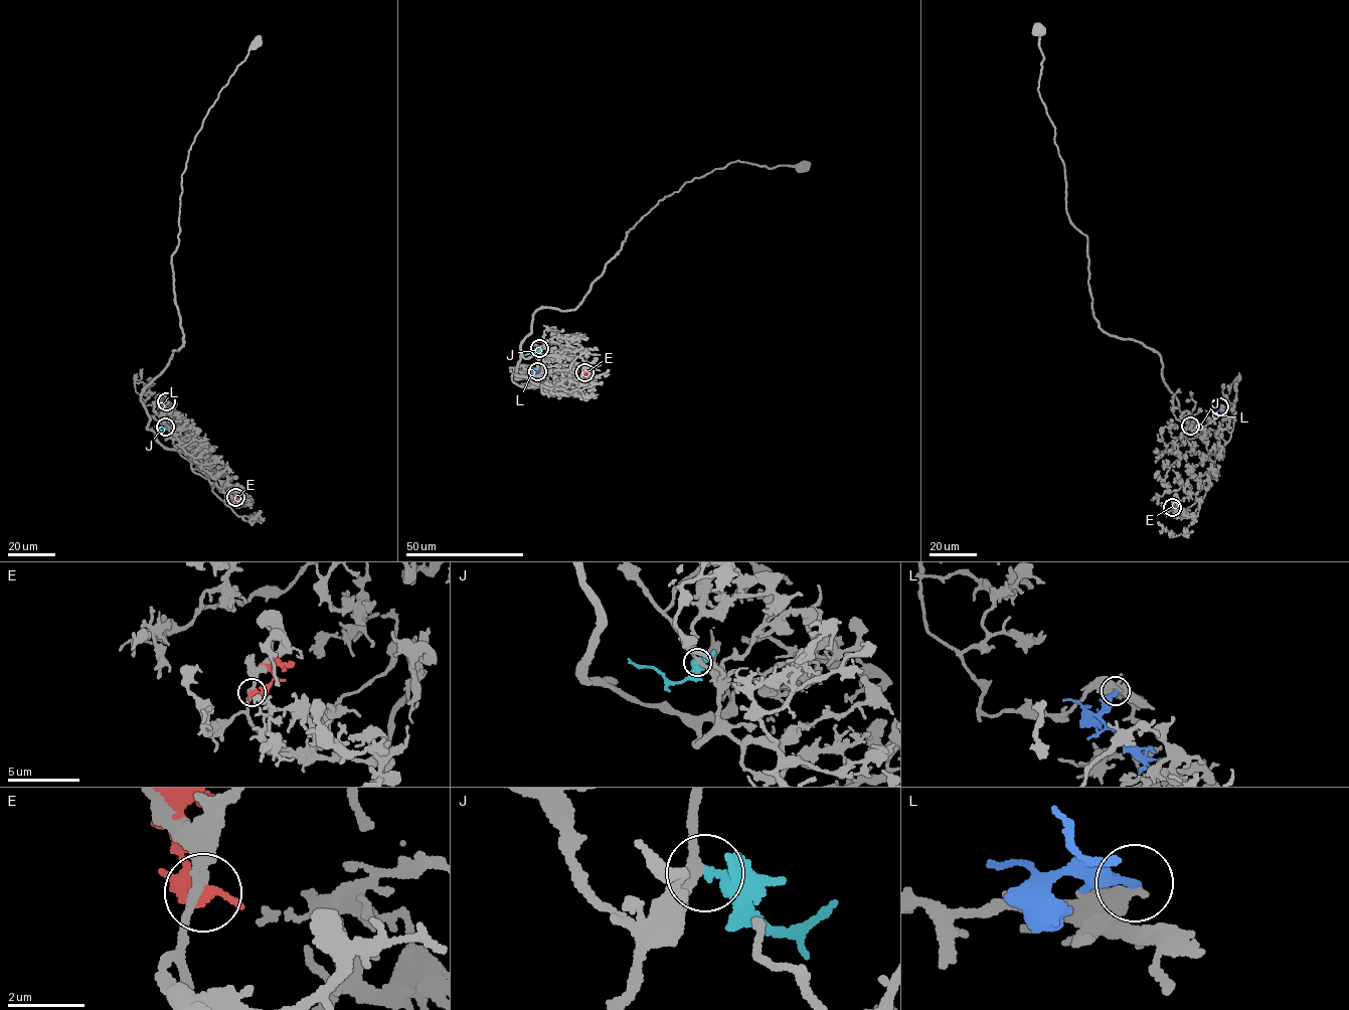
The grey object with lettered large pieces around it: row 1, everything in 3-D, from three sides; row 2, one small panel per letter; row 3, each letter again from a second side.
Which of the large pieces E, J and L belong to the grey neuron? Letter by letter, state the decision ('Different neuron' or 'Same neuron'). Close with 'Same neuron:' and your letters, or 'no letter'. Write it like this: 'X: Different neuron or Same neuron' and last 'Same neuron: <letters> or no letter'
E: Different neuron
J: Different neuron
L: Different neuron
Same neuron: no letter

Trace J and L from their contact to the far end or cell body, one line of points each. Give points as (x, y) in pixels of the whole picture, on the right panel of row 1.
J: (1190, 426), (1194, 429), (1202, 425)
L: (1219, 406), (1214, 418)

